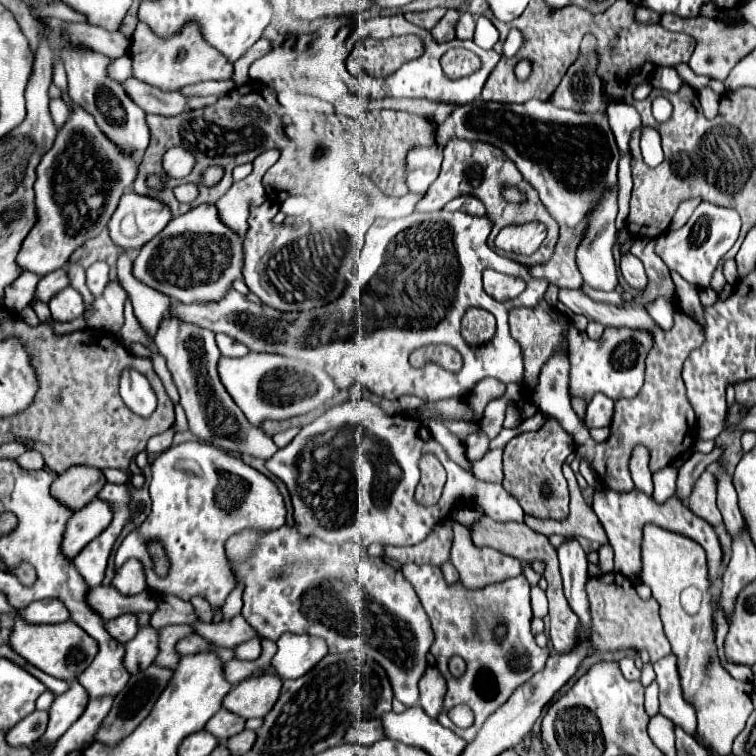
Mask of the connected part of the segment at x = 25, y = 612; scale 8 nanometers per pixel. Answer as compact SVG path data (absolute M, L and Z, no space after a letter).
M47 598L31 602L27 608L21 610L21 616L27 618L27 622L31 624L59 624L67 622L71 618L71 612L57 598Z

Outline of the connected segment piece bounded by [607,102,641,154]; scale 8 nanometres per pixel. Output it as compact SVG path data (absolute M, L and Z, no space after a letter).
M611 102L607 106L607 116L609 116L609 126L615 134L615 142L621 150L621 154L625 154L629 150L631 132L641 126L639 114L631 106L623 106L621 102Z

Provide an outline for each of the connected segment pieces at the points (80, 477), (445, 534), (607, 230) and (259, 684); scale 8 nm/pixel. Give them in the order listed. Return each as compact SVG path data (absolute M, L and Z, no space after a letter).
M75 466L59 474L59 480L55 480L51 486L51 492L65 506L73 510L81 510L99 494L99 490L105 484L107 484L107 478L99 468Z
M453 518L441 522L435 526L435 530L419 544L415 546L405 546L405 548L385 548L385 556L389 556L391 560L397 560L401 564L413 562L413 564L433 564L433 566L441 566L443 562L449 560L449 552L451 552L451 538L453 538L453 530L451 530Z
M617 188L609 190L603 200L601 206L597 206L591 216L589 216L589 226L583 234L583 240L577 248L577 266L583 274L585 284L589 284L595 290L605 290L611 292L619 286L619 268L613 256L613 246L615 246L615 238L617 238L617 228L615 228L615 216L617 216Z
M251 676L229 690L229 694L223 698L223 706L245 720L265 718L271 712L271 706L279 700L281 686L279 676Z

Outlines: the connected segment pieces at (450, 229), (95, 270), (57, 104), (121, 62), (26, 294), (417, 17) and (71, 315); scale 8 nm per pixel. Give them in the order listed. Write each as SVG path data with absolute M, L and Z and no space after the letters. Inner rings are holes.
M415 212L411 216L399 218L399 220L377 220L373 228L369 230L367 238L375 238L367 242L363 248L363 254L359 252L355 260L355 270L353 270L353 282L347 288L347 292L339 300L333 302L333 310L315 308L311 312L301 312L301 314L285 314L275 308L269 308L259 302L255 294L239 294L235 290L229 290L227 296L219 302L213 304L177 304L173 316L185 322L193 322L201 328L209 328L213 332L223 332L239 342L243 342L249 350L253 352L275 352L291 358L301 358L313 364L323 366L333 380L337 382L339 388L349 388L349 384L361 382L367 386L373 394L395 400L403 394L413 394L421 400L441 400L449 396L465 396L469 394L475 384L483 378L497 378L505 384L511 382L521 382L523 378L523 356L521 356L521 346L515 342L515 338L509 334L509 310L517 306L537 306L537 302L543 298L547 290L545 278L531 278L529 266L523 266L515 260L509 260L505 256L499 256L495 250L489 248L487 238L491 234L491 220L487 216L471 216L463 212L431 212L431 214L421 214ZM485 268L491 268L495 272L505 272L511 276L521 276L527 282L527 288L523 294L519 294L513 300L507 302L497 302L483 290L481 274ZM363 270L361 278L355 276L355 272ZM477 306L487 312L491 312L497 318L497 330L495 336L483 344L483 346L467 346L461 336L461 318L467 312L467 308ZM427 344L449 344L453 346L463 358L463 368L459 372L449 372L445 368L439 368L435 364L427 364L423 368L413 368L409 364L409 354L421 346Z
M105 262L91 264L87 270L87 288L91 290L91 294L95 294L97 298L99 294L103 294L107 284L109 284L109 266Z
M61 98L52 99L49 103L49 110L57 126L63 126L63 122L69 118L69 108Z
M123 56L123 58L117 58L115 62L109 65L107 70L109 78L114 80L127 80L133 76L133 60L131 56Z
M23 272L11 286L7 286L7 296L5 296L5 304L11 312L19 314L25 306L29 306L29 302L35 296L35 284L39 282L39 278L35 278L35 274L27 274Z
M433 8L433 10L429 10L429 12L409 12L409 14L405 14L405 18L407 18L409 22L413 22L413 24L419 24L419 26L431 30L431 28L443 18L445 12L447 12L447 10L443 10L443 8Z
M67 286L59 294L55 294L55 298L51 298L49 308L51 308L51 316L55 320L71 322L71 320L83 316L85 302L83 302L83 296L73 286Z

